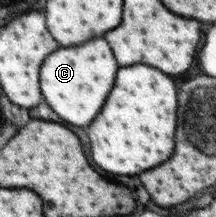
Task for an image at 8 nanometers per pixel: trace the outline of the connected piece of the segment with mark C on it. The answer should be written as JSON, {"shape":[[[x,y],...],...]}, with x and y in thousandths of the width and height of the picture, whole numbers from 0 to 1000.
{"shape":[[[421,180],[356,217],[292,217],[236,244],[190,309],[190,419],[227,493],[310,567],[394,585],[468,512],[542,336],[542,290],[486,180]]]}

